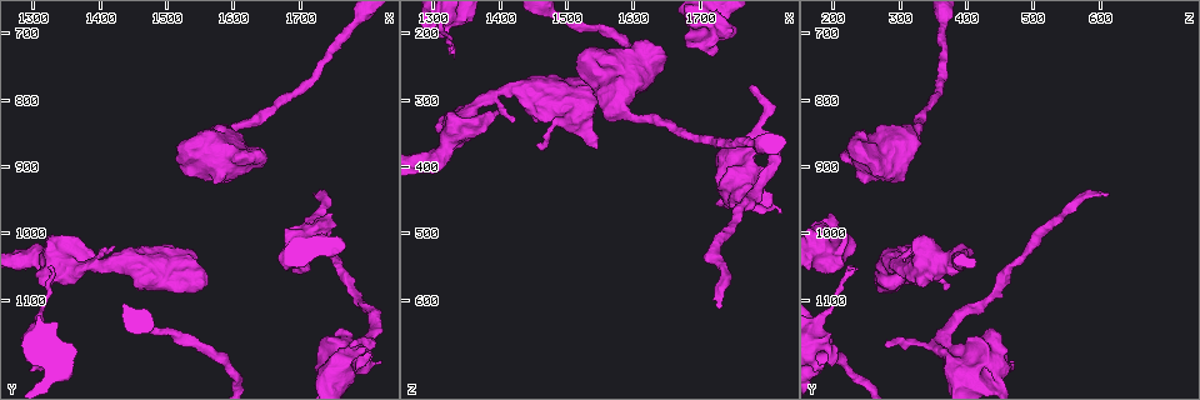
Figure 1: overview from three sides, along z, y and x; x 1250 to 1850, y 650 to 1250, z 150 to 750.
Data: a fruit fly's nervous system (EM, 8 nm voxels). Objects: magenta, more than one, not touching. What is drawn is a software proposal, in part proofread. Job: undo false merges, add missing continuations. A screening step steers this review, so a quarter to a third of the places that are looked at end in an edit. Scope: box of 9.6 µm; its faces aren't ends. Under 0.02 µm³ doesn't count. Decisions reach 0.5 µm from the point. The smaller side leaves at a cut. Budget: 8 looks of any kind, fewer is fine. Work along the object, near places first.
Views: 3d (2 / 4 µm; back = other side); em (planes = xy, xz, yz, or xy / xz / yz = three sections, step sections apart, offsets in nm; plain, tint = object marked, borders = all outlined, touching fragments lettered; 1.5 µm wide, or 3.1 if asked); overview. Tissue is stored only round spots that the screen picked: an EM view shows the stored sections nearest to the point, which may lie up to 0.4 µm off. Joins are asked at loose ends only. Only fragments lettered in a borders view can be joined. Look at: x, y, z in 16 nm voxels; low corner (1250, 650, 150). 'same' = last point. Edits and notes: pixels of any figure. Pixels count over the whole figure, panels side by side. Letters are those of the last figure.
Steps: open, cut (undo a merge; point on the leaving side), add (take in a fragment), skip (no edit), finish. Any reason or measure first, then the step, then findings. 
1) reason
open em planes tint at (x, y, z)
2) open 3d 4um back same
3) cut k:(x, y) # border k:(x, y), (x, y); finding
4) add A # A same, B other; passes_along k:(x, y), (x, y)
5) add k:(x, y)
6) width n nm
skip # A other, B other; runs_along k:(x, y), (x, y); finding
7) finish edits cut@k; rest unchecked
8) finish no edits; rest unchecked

end of a long branch
open 3d 4um at (1725, 935, 615)

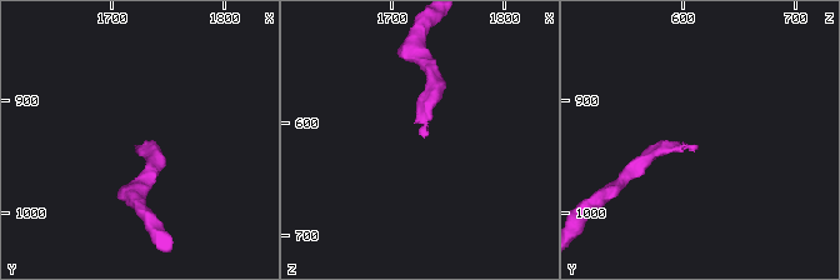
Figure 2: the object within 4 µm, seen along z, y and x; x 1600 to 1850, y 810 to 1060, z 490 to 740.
shape alone is not enough
open em planes borders at (1730, 940, 614)

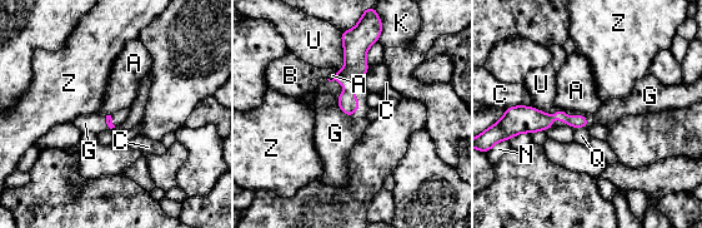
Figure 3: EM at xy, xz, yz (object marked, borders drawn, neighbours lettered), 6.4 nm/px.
add G # A other, B other, C other, G same, K other, N other, Q other, U other, Z other; passes_along 3:(346, 100), (339, 105), (335, 133); it goes on there

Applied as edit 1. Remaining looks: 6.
tapers out
open em planes tint at (1320, 1055, 225)

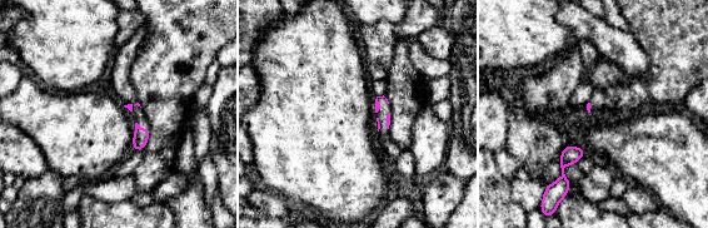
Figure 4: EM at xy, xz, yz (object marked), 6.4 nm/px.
what lies round it
open em planes borders same

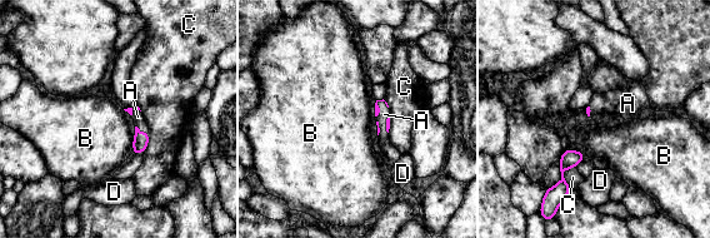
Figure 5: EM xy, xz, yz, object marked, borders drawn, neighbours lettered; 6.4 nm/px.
add A # A same, B other, C other, D other; passes_along 5:(139, 147), (141, 134), (138, 117); it goes on there

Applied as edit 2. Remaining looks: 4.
finish edits add@3, add@5; rest unchecked

